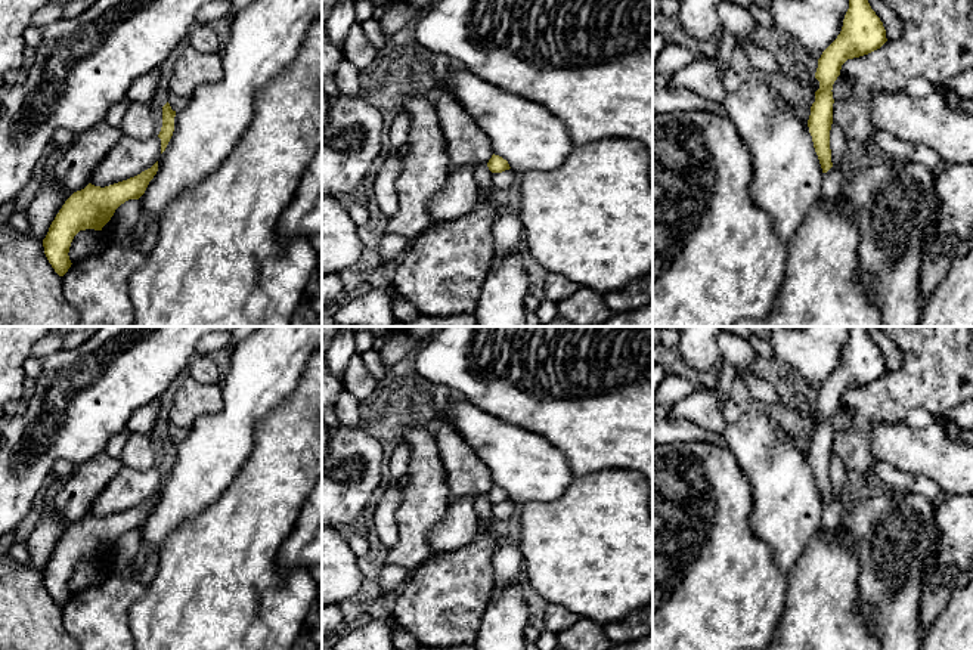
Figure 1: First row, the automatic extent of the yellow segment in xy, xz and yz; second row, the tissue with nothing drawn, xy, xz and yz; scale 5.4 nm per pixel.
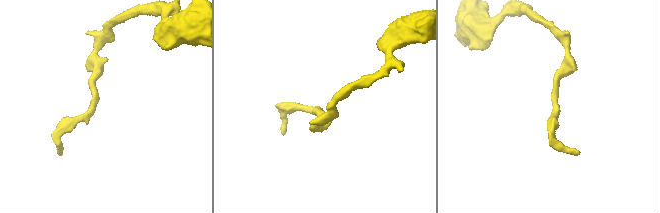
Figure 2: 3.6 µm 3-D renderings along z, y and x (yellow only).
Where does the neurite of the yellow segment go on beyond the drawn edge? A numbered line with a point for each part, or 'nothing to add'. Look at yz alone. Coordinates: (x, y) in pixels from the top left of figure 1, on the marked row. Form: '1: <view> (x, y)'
nothing to add

